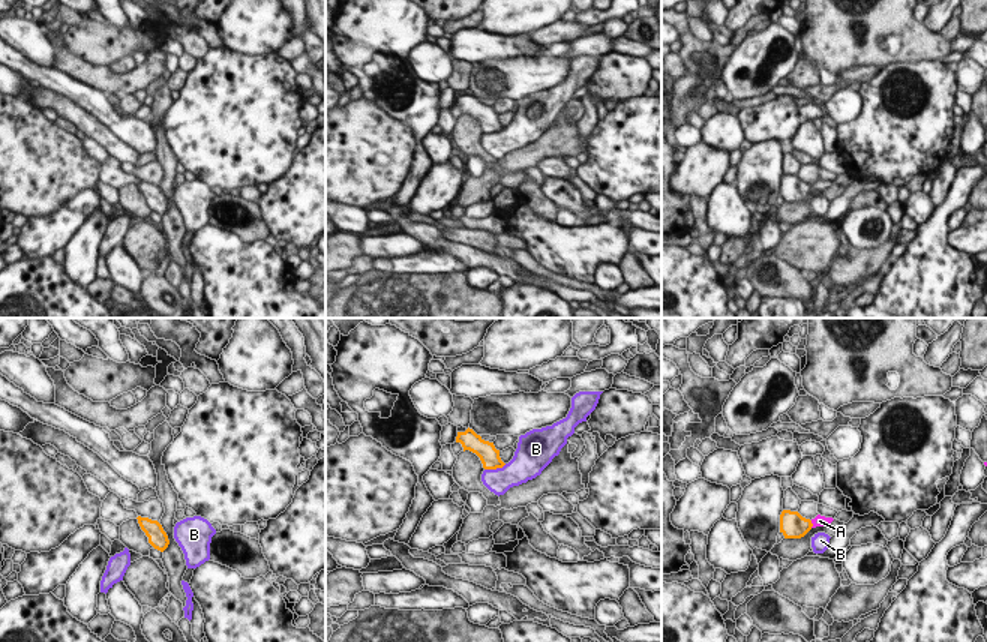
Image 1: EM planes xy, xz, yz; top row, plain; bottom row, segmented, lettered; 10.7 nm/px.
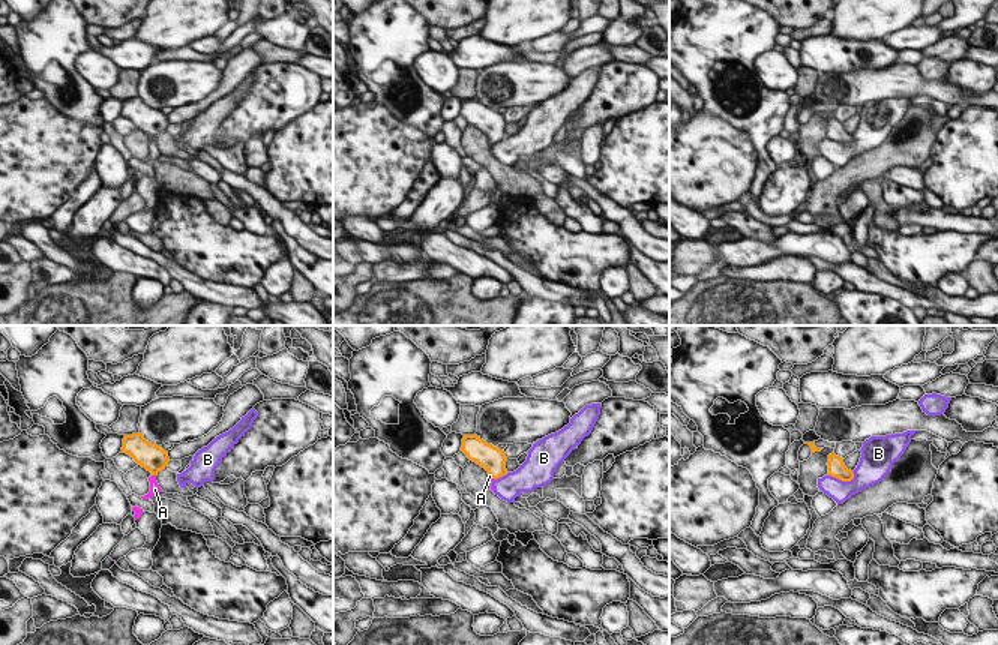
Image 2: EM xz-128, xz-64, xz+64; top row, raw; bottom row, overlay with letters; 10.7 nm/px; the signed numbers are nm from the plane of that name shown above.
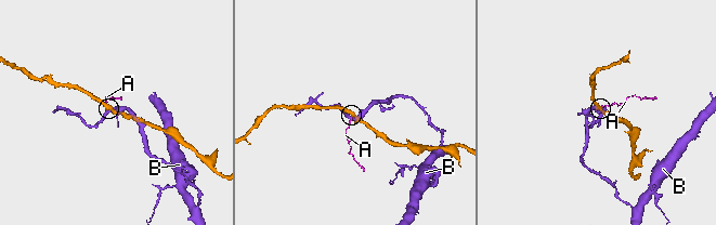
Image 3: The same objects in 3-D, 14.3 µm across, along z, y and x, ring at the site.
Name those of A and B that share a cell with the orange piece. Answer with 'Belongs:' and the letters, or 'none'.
Belongs: A

